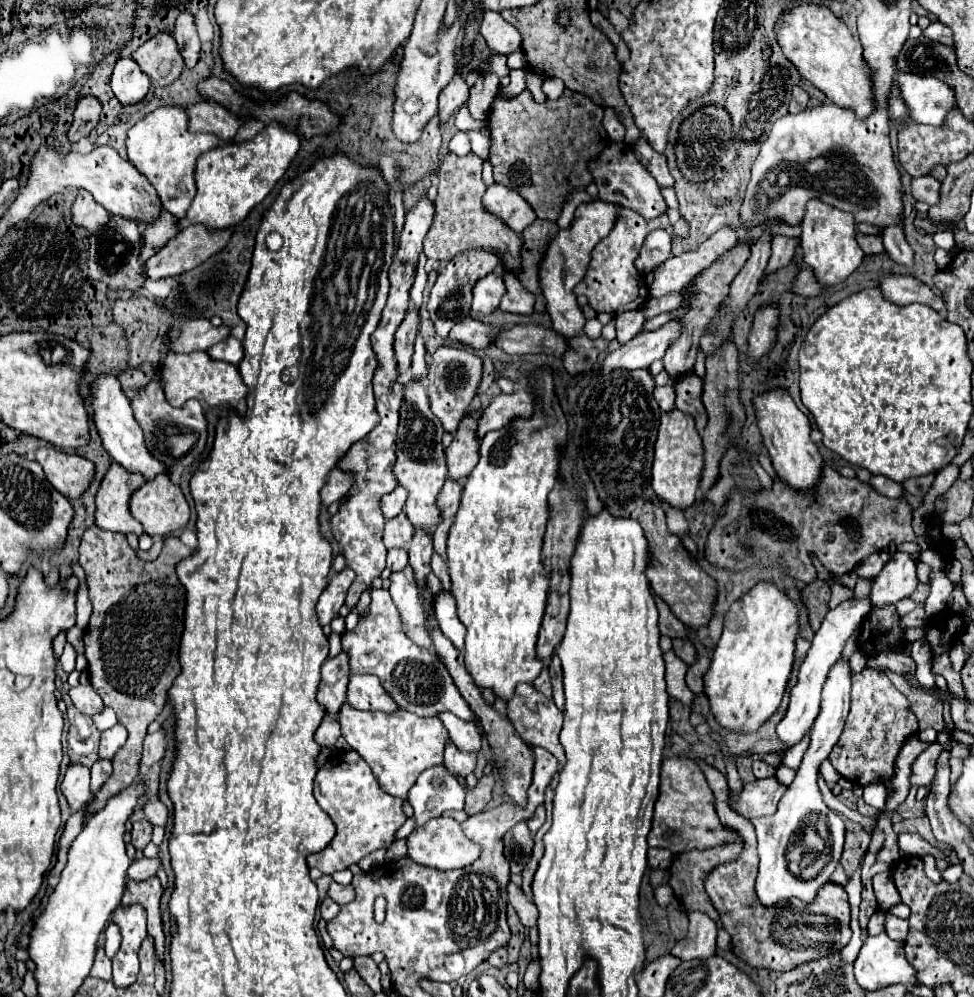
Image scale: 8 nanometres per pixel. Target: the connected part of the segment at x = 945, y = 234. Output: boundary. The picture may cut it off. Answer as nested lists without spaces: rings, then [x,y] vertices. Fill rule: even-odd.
[[[944,230],[937,232],[934,234],[934,243],[939,248],[943,248],[947,251],[954,249],[956,246],[955,240],[954,240],[954,233],[952,230]]]

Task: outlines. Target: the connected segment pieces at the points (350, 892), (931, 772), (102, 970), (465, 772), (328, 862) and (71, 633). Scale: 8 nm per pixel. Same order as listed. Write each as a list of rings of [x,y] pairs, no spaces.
[[[333,882],[331,888],[329,888],[329,896],[331,896],[337,904],[343,906],[343,904],[355,900],[355,890],[353,890],[353,886],[343,886],[343,884]]]
[[[929,746],[915,762],[913,762],[913,776],[911,784],[915,786],[925,786],[933,780],[935,776],[935,764],[939,754],[943,752],[943,746]]]
[[[105,950],[95,952],[95,964],[91,968],[91,976],[103,978],[103,980],[111,980],[111,960],[105,956]]]
[[[449,740],[447,748],[445,748],[445,768],[447,772],[451,772],[451,776],[459,778],[459,776],[469,776],[475,770],[475,754],[467,754],[467,752],[459,752],[455,748],[455,744]]]
[[[333,752],[333,754],[337,754],[337,756],[331,756],[319,768],[319,772],[315,776],[315,798],[317,798],[319,806],[333,820],[337,832],[335,832],[335,838],[327,844],[327,848],[323,848],[321,852],[315,852],[315,854],[307,856],[309,868],[319,868],[323,874],[335,874],[339,870],[349,868],[351,864],[357,864],[363,856],[367,856],[373,850],[389,848],[391,842],[393,842],[395,830],[405,822],[405,814],[403,814],[401,800],[399,798],[393,798],[393,796],[389,796],[387,792],[381,790],[381,786],[373,778],[371,768],[367,766],[367,762],[357,752]]]
[[[74,626],[73,628],[69,629],[66,633],[67,642],[75,647],[78,654],[84,654],[84,631],[78,628],[77,626]]]

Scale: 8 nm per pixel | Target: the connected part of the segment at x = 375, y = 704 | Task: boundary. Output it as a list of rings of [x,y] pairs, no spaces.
[[[351,676],[346,700],[358,710],[383,710],[395,712],[397,706],[393,698],[383,690],[377,676]]]

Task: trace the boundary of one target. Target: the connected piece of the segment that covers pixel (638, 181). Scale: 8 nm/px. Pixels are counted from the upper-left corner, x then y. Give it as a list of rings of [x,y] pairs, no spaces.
[[[611,144],[605,148],[597,160],[591,162],[591,174],[595,176],[595,184],[599,188],[599,198],[611,204],[621,204],[639,212],[645,220],[653,220],[667,212],[667,204],[661,196],[661,188],[657,186],[655,178],[639,164],[635,152],[627,144]]]

